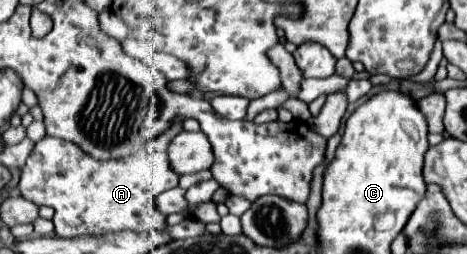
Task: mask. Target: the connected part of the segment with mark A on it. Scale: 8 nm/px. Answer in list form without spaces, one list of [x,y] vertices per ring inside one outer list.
[[[175,117],[165,133],[149,141],[139,153],[119,161],[95,161],[93,157],[87,157],[83,149],[77,149],[75,143],[45,137],[35,145],[23,167],[19,191],[25,199],[55,209],[53,223],[59,237],[95,235],[121,229],[135,229],[139,233],[163,231],[167,227],[167,215],[157,209],[155,199],[179,183],[179,175],[167,161],[167,147],[181,127],[183,119]]]

